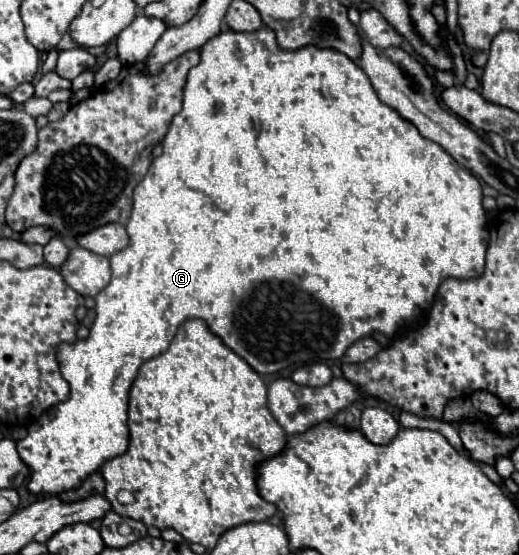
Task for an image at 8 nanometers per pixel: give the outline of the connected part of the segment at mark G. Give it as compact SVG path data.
M269 27L251 33L237 33L231 29L221 31L211 37L199 53L199 65L191 67L187 73L187 83L183 87L183 109L173 117L163 139L163 153L153 159L147 175L135 187L133 211L127 223L129 245L109 257L113 275L109 285L95 297L97 317L91 325L91 335L73 345L63 343L57 351L61 375L69 383L71 395L67 401L47 409L37 419L37 425L31 425L27 437L17 441L17 451L31 469L31 493L57 495L67 489L77 489L105 461L127 451L127 401L133 377L137 377L137 369L147 359L167 351L177 327L185 319L199 317L207 321L209 329L257 373L271 375L287 367L303 367L305 363L311 365L319 361L341 359L351 343L361 337L369 337L373 331L379 331L387 337L397 335L401 325L411 321L417 313L429 311L445 277L479 277L481 269L485 267L489 233L485 209L481 205L483 195L479 181L473 177L473 173L459 167L457 161L445 149L441 149L441 145L425 139L411 121L401 119L393 107L381 103L371 87L369 77L347 55L335 49L319 49L317 45L283 51L275 41L275 31Z

